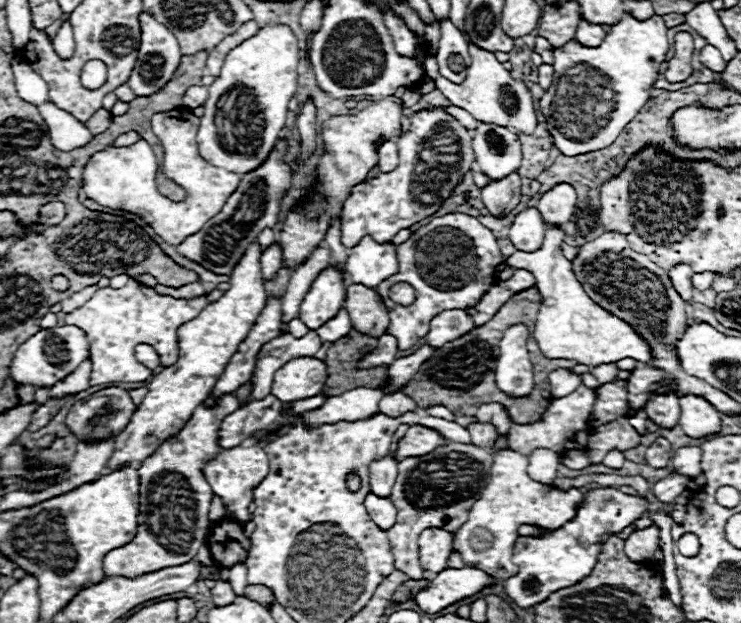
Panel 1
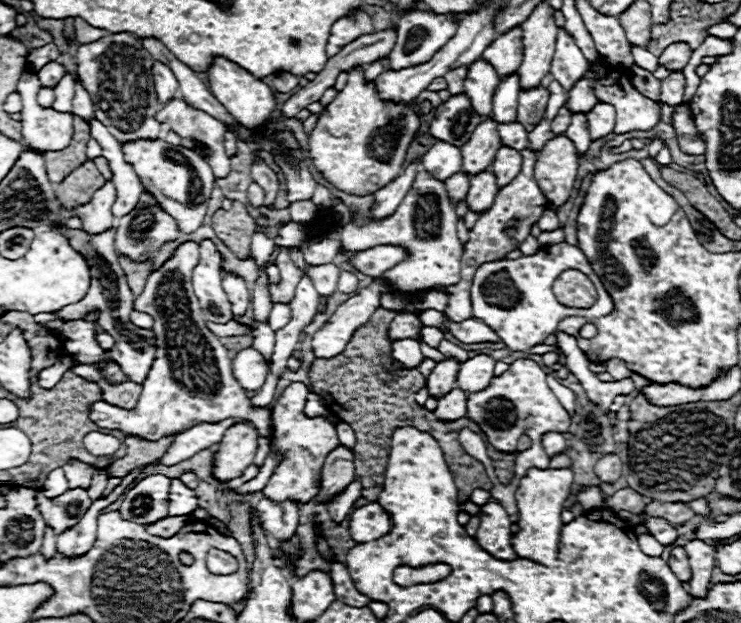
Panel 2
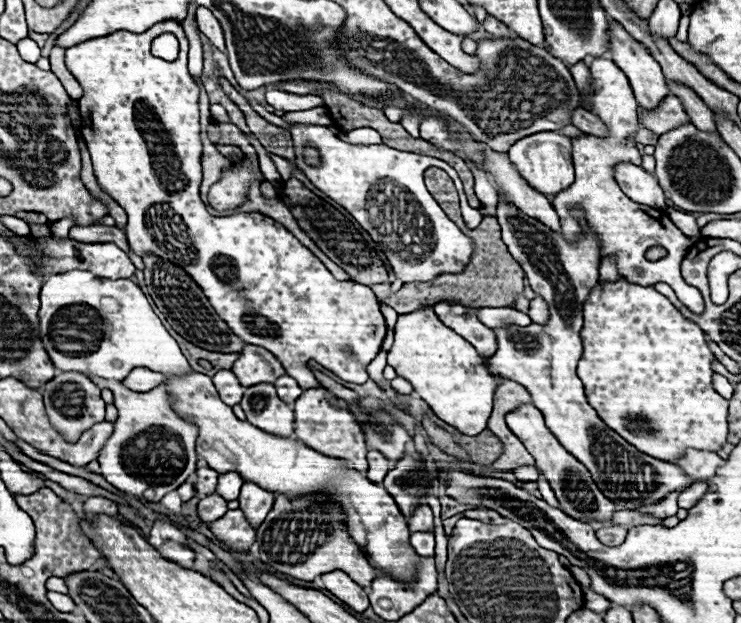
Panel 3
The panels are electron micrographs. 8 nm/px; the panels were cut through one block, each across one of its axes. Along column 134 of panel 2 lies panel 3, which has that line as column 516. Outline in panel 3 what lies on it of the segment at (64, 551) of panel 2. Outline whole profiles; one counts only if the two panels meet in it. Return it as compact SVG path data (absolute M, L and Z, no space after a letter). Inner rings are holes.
M520 466L518 470L514 470L516 478L518 480L524 480L524 482L530 482L530 480L538 480L538 470L534 466Z

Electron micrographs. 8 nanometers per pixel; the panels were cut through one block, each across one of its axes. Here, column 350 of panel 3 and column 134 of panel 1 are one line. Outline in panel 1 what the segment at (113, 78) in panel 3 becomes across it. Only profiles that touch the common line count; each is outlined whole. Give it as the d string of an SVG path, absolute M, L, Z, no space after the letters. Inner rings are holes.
M130 280L124 288L98 290L80 310L74 314L66 314L66 324L80 326L90 342L92 356L92 374L90 384L98 386L104 382L144 382L150 378L150 370L142 366L134 358L134 348L138 344L150 344L158 356L162 366L170 366L178 360L178 328L190 320L194 320L204 308L206 298L198 298L192 302L174 300L170 296L156 294L150 286L144 286L136 280Z

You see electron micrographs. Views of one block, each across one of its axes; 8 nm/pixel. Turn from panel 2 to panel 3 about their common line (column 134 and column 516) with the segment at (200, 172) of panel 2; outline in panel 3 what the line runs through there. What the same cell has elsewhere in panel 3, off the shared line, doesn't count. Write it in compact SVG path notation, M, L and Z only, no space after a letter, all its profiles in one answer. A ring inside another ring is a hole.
M538 132L516 140L506 154L526 184L544 196L554 196L572 184L572 144L568 136L558 132Z

